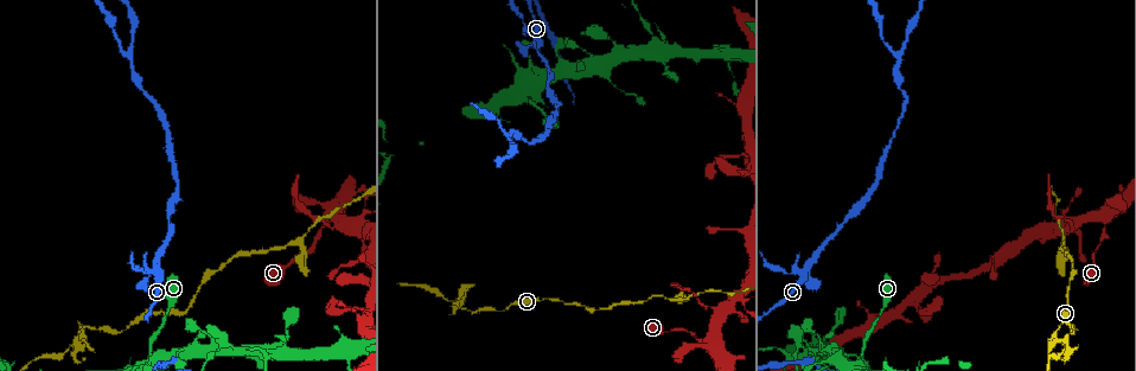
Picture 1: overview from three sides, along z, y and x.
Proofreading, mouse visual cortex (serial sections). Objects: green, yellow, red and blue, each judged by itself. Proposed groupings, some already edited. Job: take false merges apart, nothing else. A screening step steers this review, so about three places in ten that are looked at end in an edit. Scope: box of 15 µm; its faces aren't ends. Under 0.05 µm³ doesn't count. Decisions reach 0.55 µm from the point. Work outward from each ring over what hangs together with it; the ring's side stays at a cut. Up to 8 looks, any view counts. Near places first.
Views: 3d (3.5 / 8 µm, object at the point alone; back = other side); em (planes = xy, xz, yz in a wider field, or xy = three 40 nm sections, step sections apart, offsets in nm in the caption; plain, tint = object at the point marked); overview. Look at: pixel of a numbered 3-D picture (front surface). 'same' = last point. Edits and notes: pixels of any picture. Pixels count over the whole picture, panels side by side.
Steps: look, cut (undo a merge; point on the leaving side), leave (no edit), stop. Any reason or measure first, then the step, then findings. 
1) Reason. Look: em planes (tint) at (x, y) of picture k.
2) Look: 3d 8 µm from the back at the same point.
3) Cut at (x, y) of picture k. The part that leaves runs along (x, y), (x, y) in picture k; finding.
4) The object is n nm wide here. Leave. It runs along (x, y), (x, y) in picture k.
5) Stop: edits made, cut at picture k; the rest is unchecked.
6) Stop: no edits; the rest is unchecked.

Three-way junction. Look: 3d 3.5 µm at (227, 345) of picture 1.

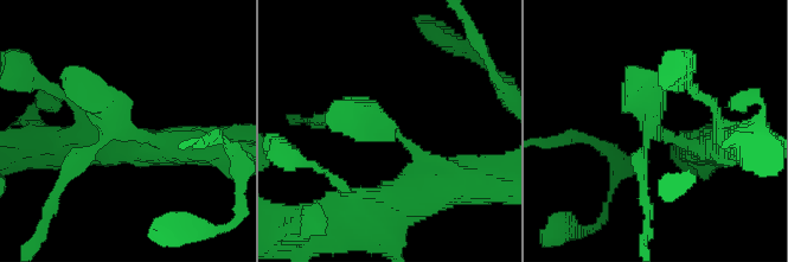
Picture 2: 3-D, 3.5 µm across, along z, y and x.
3 arms meet here; the arms are 150, 250, 400 nm wide. Look: em planes (tint) at (387, 127) of picture 2.

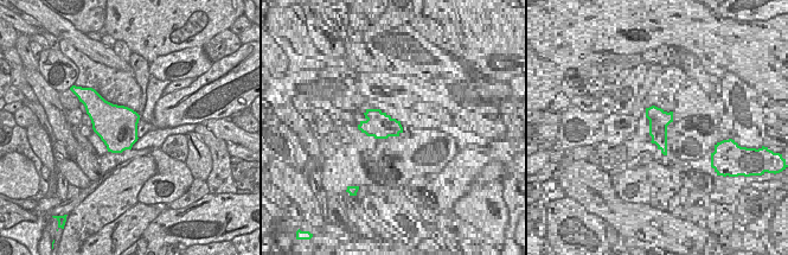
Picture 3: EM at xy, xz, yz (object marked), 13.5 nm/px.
Leave. It runs along (166, 145), (136, 138), (68, 75) in picture 2; all the same cell.

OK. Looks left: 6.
Three-way junction. Look: 3d 3.5 µm from the back at (158, 270) of picture 1.

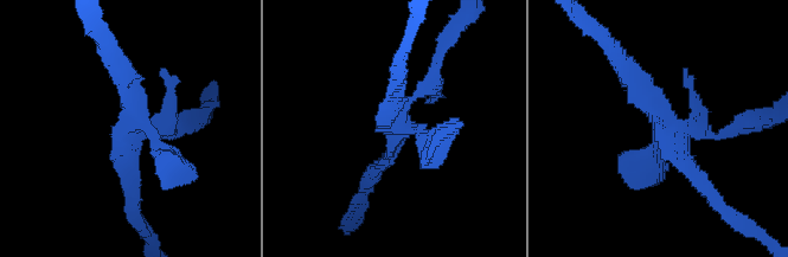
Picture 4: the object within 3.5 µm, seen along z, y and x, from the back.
Look: em xy step 5 (plain) at (407, 129) of picture 4.

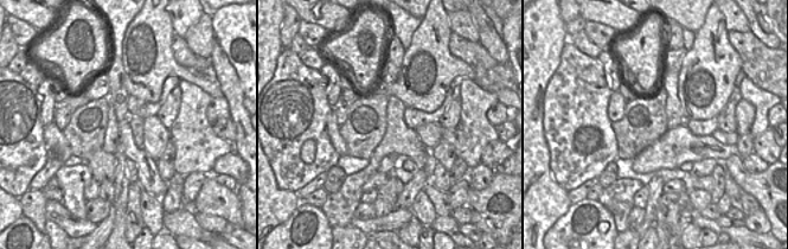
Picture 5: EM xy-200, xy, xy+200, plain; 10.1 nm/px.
Look: em xy step 5 (tint) at the same point.

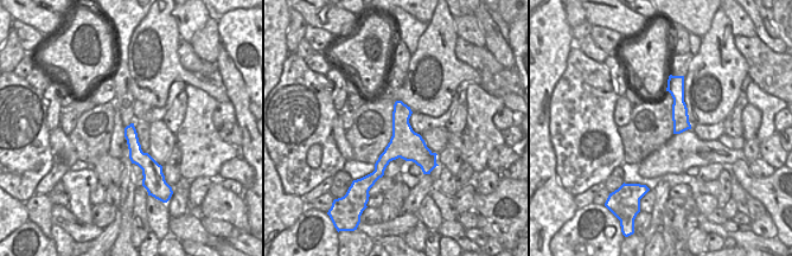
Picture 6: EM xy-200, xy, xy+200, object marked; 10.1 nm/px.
Leave. It runs along (398, 103), (400, 144), (375, 177) in picture 6; one cell here.

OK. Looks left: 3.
A fork. Look: em xy step 1 (tint) at (897, 59) of picture 1.

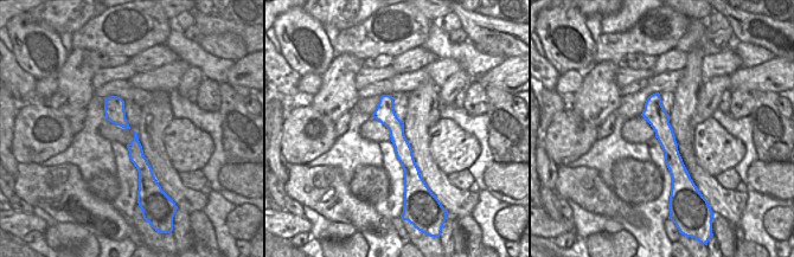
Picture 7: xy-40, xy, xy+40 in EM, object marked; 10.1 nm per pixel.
Wider look. Look: 3d 3.5 µm from the back at the same point.

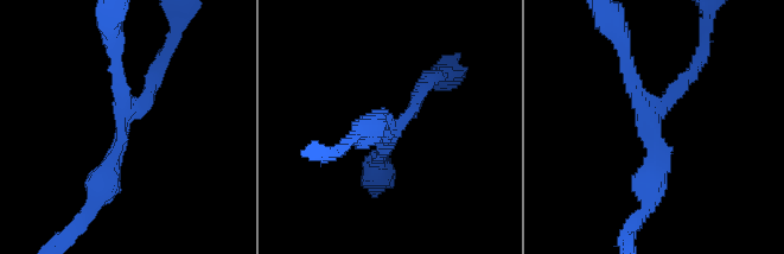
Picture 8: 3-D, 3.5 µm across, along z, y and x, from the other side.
Leave. It runs along (650, 195), (654, 137), (623, 49) in picture 8; all the same cell.

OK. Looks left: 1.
Stop: no edits; the rest is unchecked.

